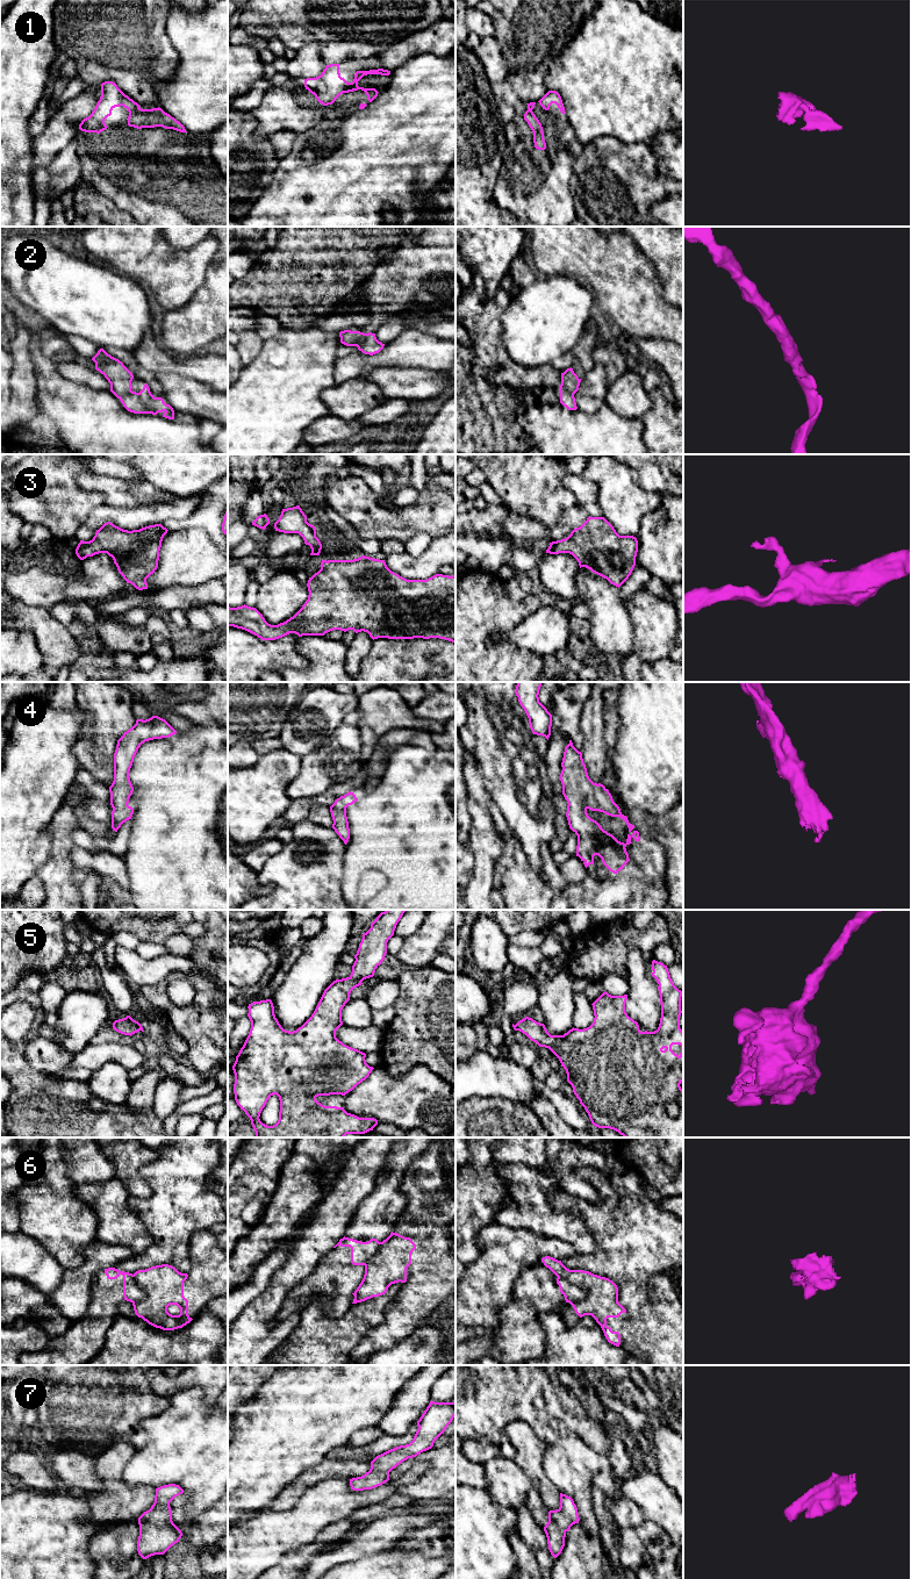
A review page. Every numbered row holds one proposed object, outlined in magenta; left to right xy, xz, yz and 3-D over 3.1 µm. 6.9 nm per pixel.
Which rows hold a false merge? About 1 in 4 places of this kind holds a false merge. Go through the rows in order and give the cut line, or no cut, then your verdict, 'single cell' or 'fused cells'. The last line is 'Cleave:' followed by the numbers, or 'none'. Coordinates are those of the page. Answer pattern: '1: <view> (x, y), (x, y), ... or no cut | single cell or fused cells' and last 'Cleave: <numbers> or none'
1: no cut | single cell
2: no cut | single cell
3: no cut | single cell
4: no cut | single cell
5: no cut | single cell
6: yz (558, 1277), (564, 1277), (579, 1285), (585, 1291), (585, 1298) | fused cells
7: no cut | single cell
Cleave: 6

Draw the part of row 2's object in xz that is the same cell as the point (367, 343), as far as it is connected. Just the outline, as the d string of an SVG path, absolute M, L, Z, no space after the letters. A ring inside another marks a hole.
M344 330L339 332L340 343L346 346L357 346L365 354L373 356L379 353L385 344L379 342L375 333L364 333L360 331Z

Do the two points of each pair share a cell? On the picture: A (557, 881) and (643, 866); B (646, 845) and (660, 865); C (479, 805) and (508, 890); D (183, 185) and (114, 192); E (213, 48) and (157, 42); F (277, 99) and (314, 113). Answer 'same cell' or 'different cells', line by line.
A: different cells
B: same cell
C: different cells
D: same cell
E: different cells
F: same cell

